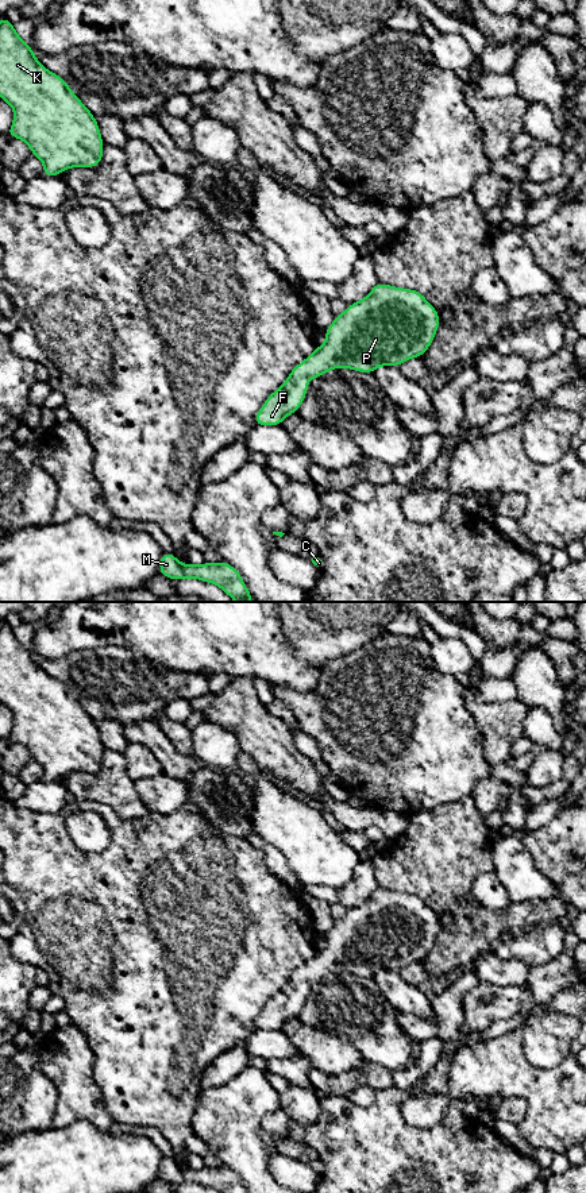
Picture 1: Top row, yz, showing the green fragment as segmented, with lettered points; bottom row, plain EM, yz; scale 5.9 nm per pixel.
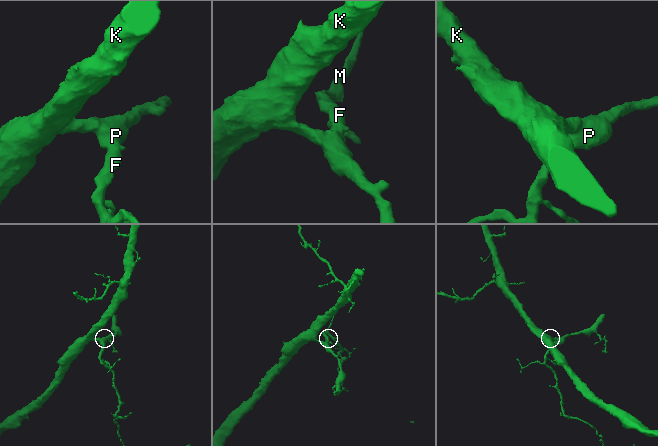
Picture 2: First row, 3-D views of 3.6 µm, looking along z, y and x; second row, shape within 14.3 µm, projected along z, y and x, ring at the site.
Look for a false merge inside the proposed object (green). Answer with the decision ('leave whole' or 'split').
leave whole

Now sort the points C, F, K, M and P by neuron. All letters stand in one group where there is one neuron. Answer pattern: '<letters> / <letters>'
C F K M P

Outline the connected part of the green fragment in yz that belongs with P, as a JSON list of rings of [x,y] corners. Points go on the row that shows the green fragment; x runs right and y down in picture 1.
[[[377,282],[365,298],[350,304],[343,313],[335,314],[334,323],[323,331],[327,341],[323,345],[317,345],[313,354],[307,356],[302,363],[298,363],[292,368],[288,379],[267,397],[265,404],[258,410],[254,418],[254,426],[281,425],[289,414],[298,412],[309,390],[308,381],[313,381],[329,370],[351,368],[354,371],[373,374],[381,366],[401,366],[412,358],[423,356],[436,336],[439,323],[439,312],[419,290],[396,287]]]

